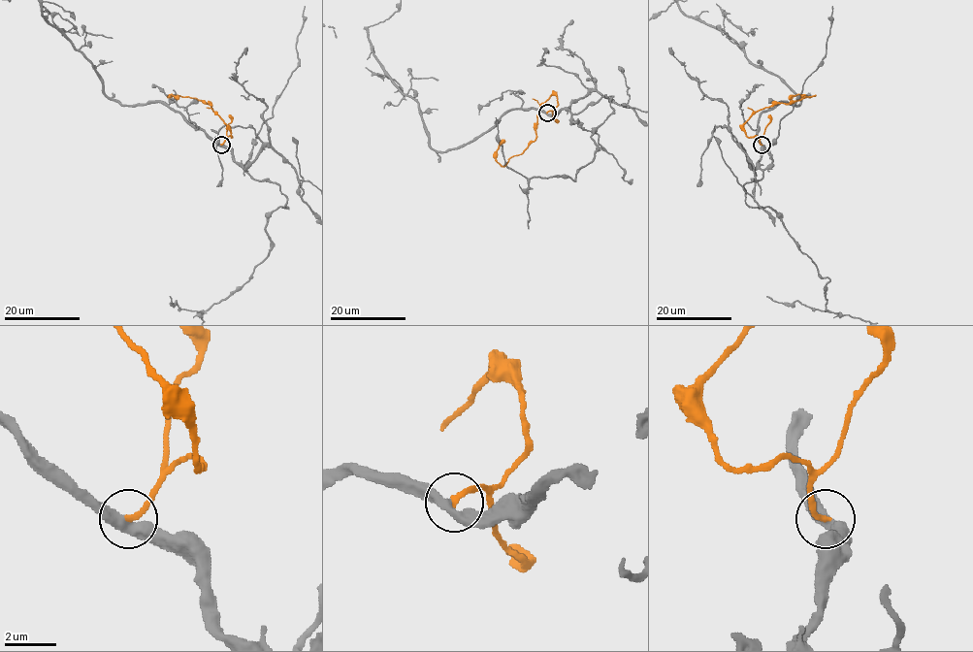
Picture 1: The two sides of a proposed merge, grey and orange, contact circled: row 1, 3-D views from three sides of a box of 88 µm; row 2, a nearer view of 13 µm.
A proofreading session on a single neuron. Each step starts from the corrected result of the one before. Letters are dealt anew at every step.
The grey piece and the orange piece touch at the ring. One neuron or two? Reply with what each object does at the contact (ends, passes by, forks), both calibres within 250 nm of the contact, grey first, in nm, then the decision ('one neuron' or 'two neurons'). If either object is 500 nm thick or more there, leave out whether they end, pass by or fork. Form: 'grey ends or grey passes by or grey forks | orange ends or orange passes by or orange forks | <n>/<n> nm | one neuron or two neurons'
grey passes by | orange ends | 400/200 nm | one neuron

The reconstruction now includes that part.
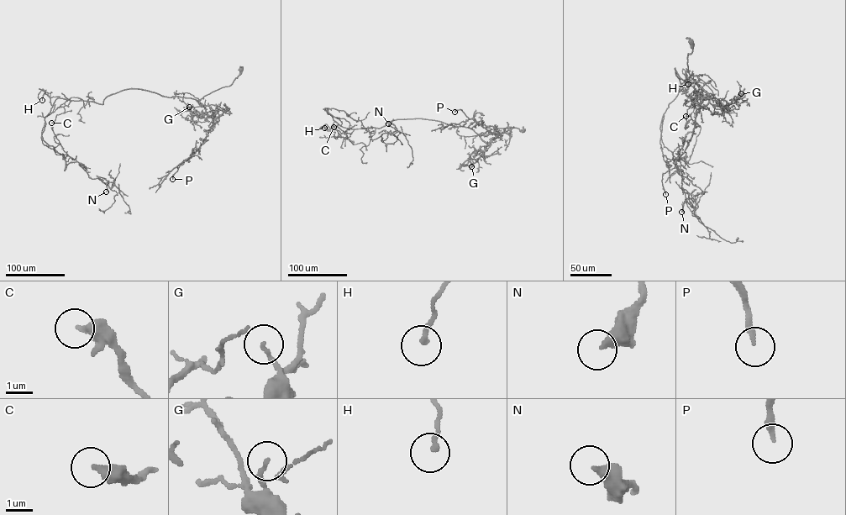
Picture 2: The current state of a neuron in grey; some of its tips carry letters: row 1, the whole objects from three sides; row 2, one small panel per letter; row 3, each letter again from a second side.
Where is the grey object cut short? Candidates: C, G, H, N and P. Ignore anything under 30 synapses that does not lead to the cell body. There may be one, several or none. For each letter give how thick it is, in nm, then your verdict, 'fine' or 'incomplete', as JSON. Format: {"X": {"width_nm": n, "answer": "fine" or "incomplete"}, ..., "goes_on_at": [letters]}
{"C": {"width_nm": 360, "answer": "fine"}, "G": {"width_nm": 150, "answer": "fine"}, "H": {"width_nm": 170, "answer": "fine"}, "N": {"width_nm": 380, "answer": "fine"}, "P": {"width_nm": 220, "answer": "fine"}, "goes_on_at": []}

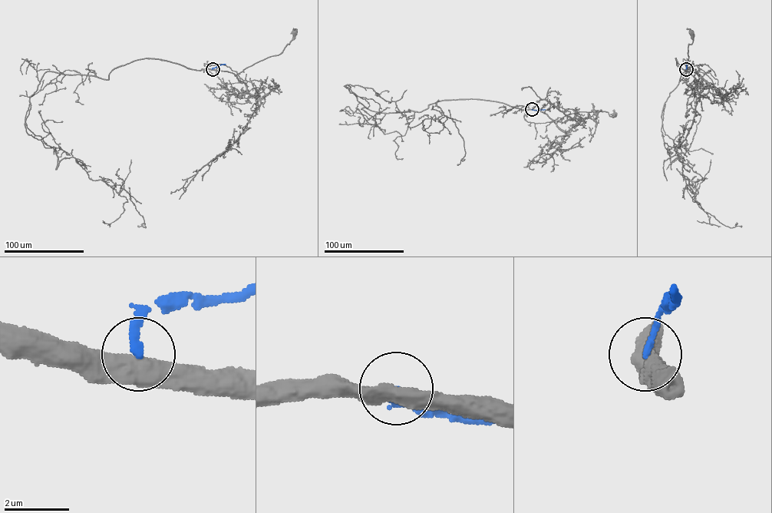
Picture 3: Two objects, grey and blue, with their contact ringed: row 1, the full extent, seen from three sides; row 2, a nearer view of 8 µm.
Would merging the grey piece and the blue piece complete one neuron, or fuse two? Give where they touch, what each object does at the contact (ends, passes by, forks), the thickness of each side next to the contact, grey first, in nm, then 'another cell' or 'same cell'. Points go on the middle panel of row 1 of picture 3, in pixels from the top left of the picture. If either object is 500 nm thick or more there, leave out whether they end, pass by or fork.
place (532, 109); calibres 550 and 200 nm; another cell

